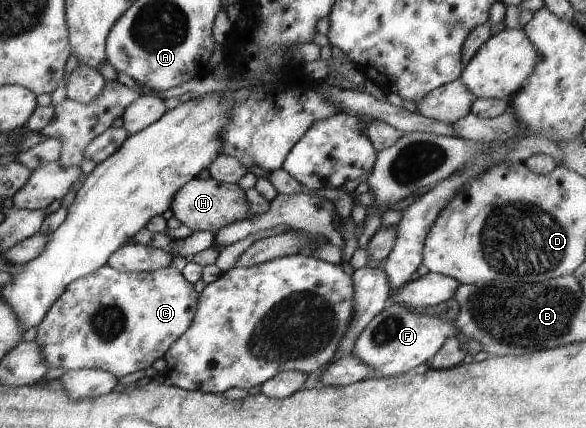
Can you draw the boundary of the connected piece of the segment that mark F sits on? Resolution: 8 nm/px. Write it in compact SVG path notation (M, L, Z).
M388 298L385 308L373 316L357 335L351 355L364 362L375 377L394 377L410 372L414 366L426 362L441 348L441 343L448 336L458 334L457 330L454 322L413 313L412 309L402 305L393 305Z

